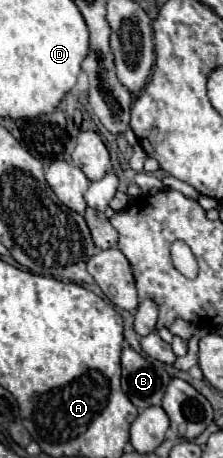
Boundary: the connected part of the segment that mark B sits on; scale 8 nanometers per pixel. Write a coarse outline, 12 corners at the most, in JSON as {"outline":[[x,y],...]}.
{"outline":[[127,343],[121,387],[141,411],[161,405],[171,381],[163,363]]}

